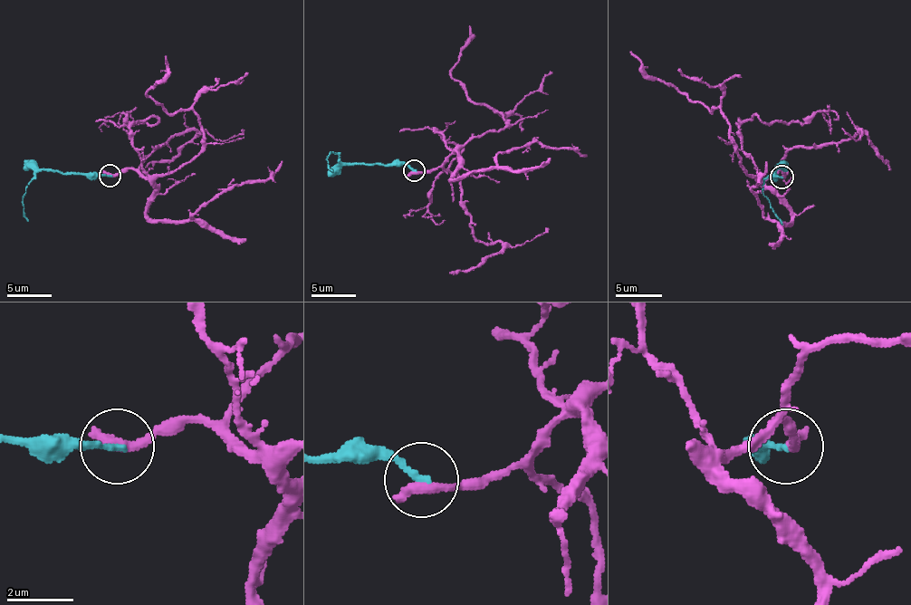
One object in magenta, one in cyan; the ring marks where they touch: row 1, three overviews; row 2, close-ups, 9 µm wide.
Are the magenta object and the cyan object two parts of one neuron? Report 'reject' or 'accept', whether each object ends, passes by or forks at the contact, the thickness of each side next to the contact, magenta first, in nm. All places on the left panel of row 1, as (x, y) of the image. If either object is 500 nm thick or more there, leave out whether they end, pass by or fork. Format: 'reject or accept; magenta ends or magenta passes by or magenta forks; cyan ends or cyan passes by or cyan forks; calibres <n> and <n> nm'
reject; magenta ends; cyan ends; calibres 400 and 200 nm

